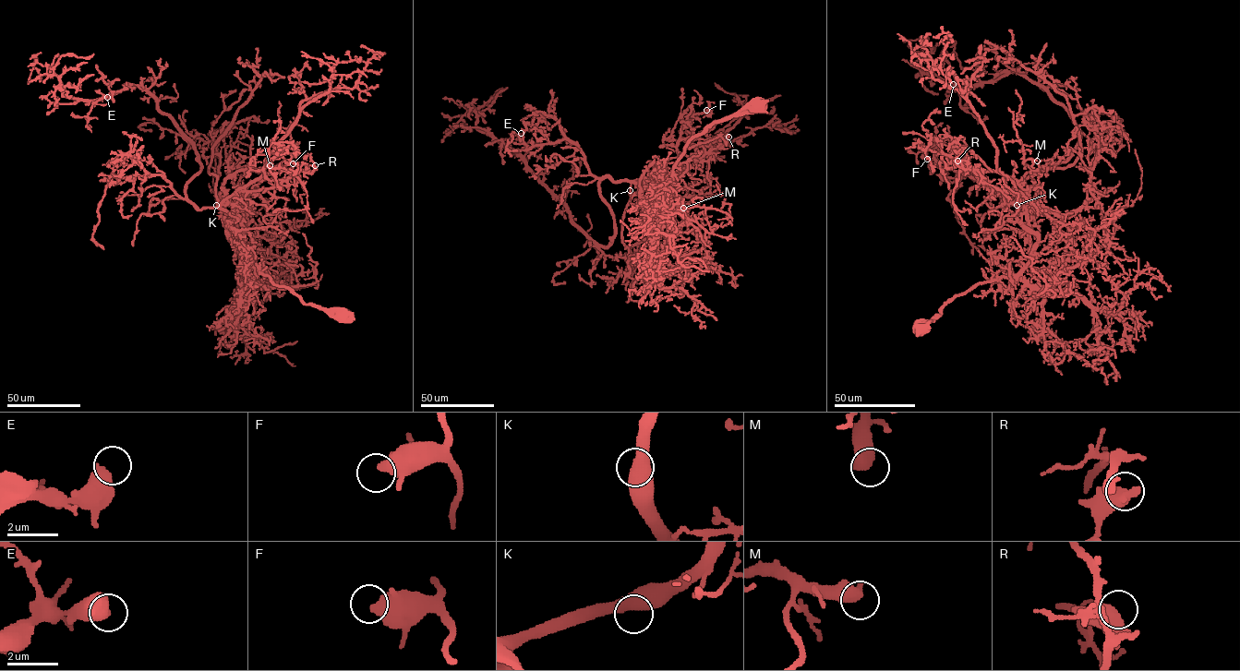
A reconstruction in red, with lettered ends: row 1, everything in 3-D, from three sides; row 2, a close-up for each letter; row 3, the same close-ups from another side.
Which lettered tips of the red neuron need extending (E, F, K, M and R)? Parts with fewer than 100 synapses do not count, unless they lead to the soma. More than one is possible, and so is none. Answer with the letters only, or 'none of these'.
M

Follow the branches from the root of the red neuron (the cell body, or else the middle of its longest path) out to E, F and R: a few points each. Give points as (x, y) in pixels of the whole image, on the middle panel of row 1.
E: (756, 102), (688, 143), (656, 209), (649, 191), (605, 176), (607, 246), (511, 147), (521, 133)
F: (756, 102), (695, 136), (667, 193), (644, 200), (679, 177), (682, 115), (706, 110)
R: (756, 102), (695, 136), (667, 193), (644, 200), (646, 188), (721, 148), (728, 137)

